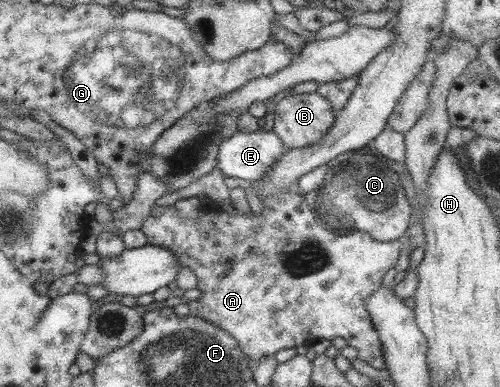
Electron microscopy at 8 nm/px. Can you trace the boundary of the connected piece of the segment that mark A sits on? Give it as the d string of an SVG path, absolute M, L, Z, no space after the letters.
M298 180L292 181L286 189L280 189L278 193L268 195L268 197L262 197L262 195L260 195L260 192L262 192L258 191L260 184L264 183L252 182L251 184L256 190L256 193L258 193L263 205L262 213L258 216L253 213L253 217L248 217L240 213L237 209L234 209L230 213L224 211L222 207L214 203L213 206L202 207L199 219L190 219L188 217L182 217L173 206L160 207L154 205L151 209L151 215L144 220L141 230L142 233L148 237L148 244L170 249L180 265L190 269L196 274L196 277L199 278L197 289L202 291L202 296L200 296L198 300L188 302L188 307L190 308L189 315L204 319L204 321L208 321L212 323L212 325L226 330L226 333L234 337L238 343L238 347L242 349L244 357L250 360L251 363L253 363L253 361L262 361L262 359L266 359L266 357L270 357L270 355L276 355L276 353L282 351L282 349L308 345L309 343L321 339L332 340L335 337L342 337L342 339L346 340L347 345L351 345L358 350L357 357L362 359L362 361L366 361L370 367L374 367L374 369L386 369L386 360L384 360L384 352L382 352L382 342L380 342L379 333L374 327L372 315L370 315L368 309L366 309L366 298L368 298L370 294L374 294L374 292L382 286L384 275L397 265L402 251L403 239L396 239L396 241L376 241L365 230L344 235L336 234L334 230L328 230L328 228L325 228L320 221L318 221L316 212L310 209L306 203L305 197L300 193Z

